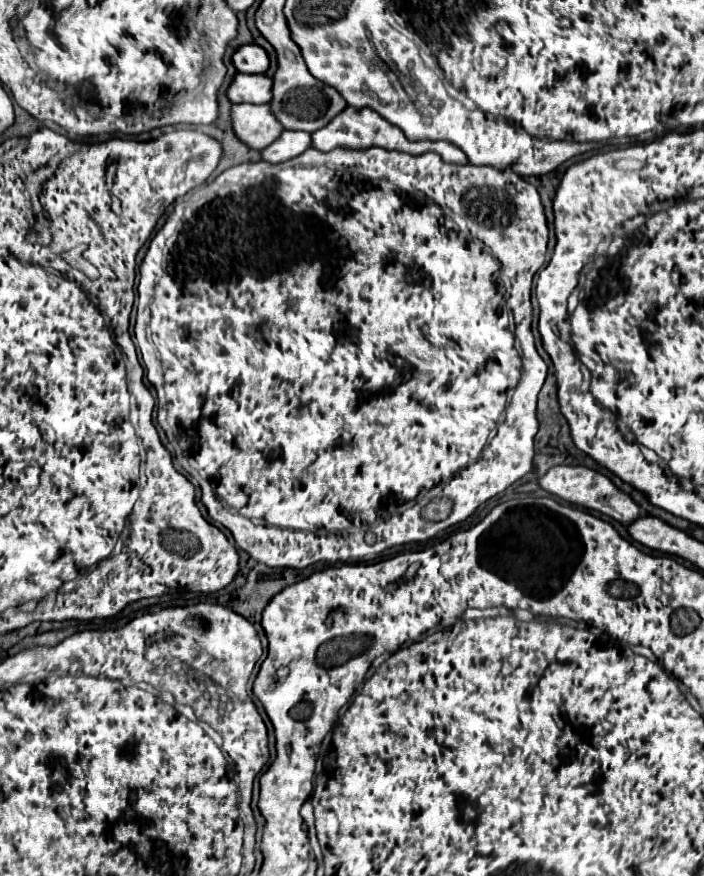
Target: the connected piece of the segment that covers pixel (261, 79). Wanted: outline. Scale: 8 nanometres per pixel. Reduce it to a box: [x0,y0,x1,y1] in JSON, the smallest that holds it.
[228,74,272,104]

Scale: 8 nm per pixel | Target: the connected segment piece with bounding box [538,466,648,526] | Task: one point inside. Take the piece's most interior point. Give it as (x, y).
(579, 485)

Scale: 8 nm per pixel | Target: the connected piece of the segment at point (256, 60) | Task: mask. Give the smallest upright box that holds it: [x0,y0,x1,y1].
[234,44,270,70]

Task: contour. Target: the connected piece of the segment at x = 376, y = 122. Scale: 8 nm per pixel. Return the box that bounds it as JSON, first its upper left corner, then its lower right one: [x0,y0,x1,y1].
[312,106,468,164]

